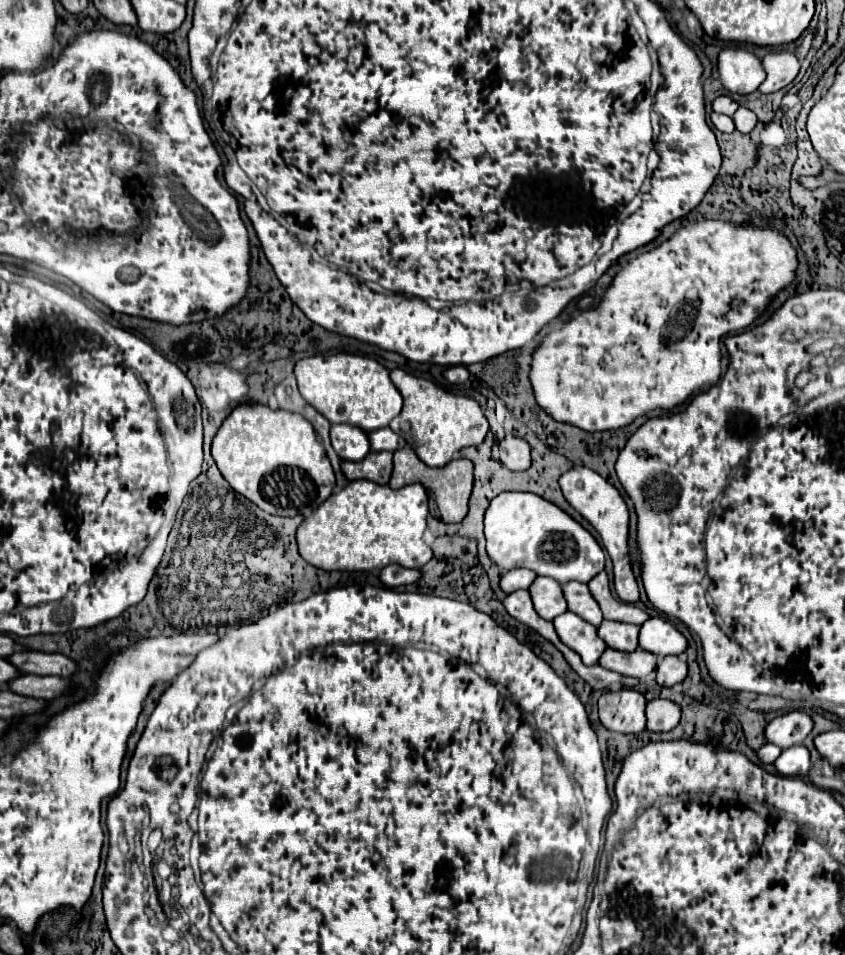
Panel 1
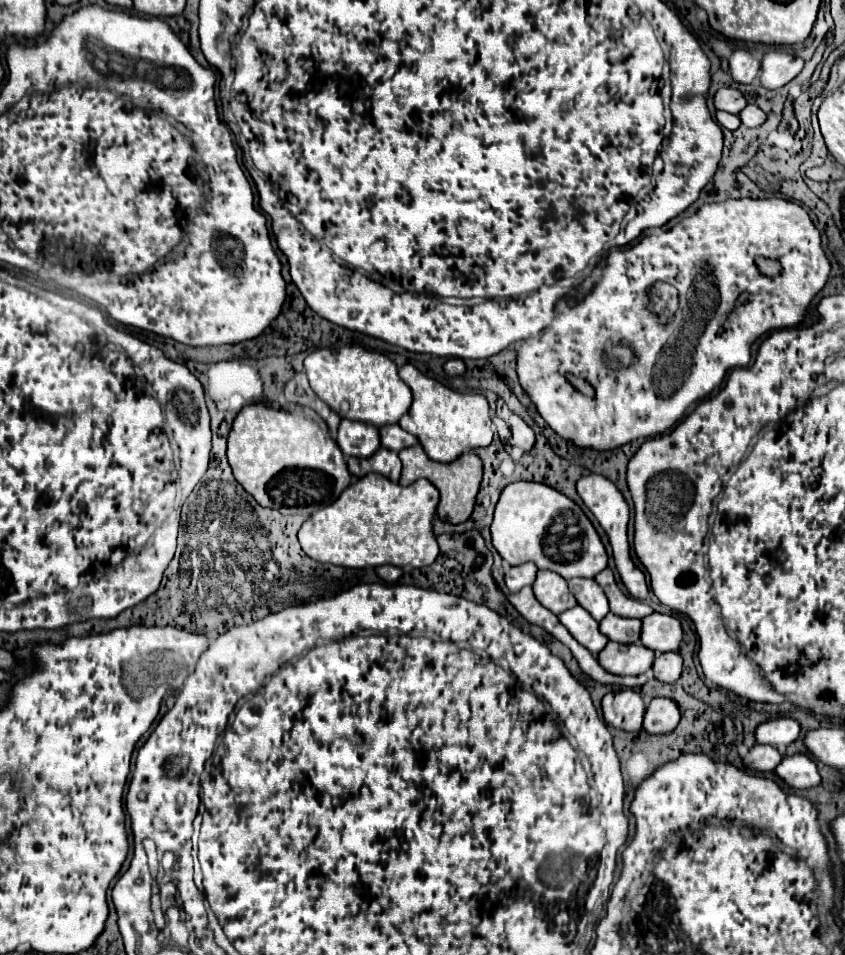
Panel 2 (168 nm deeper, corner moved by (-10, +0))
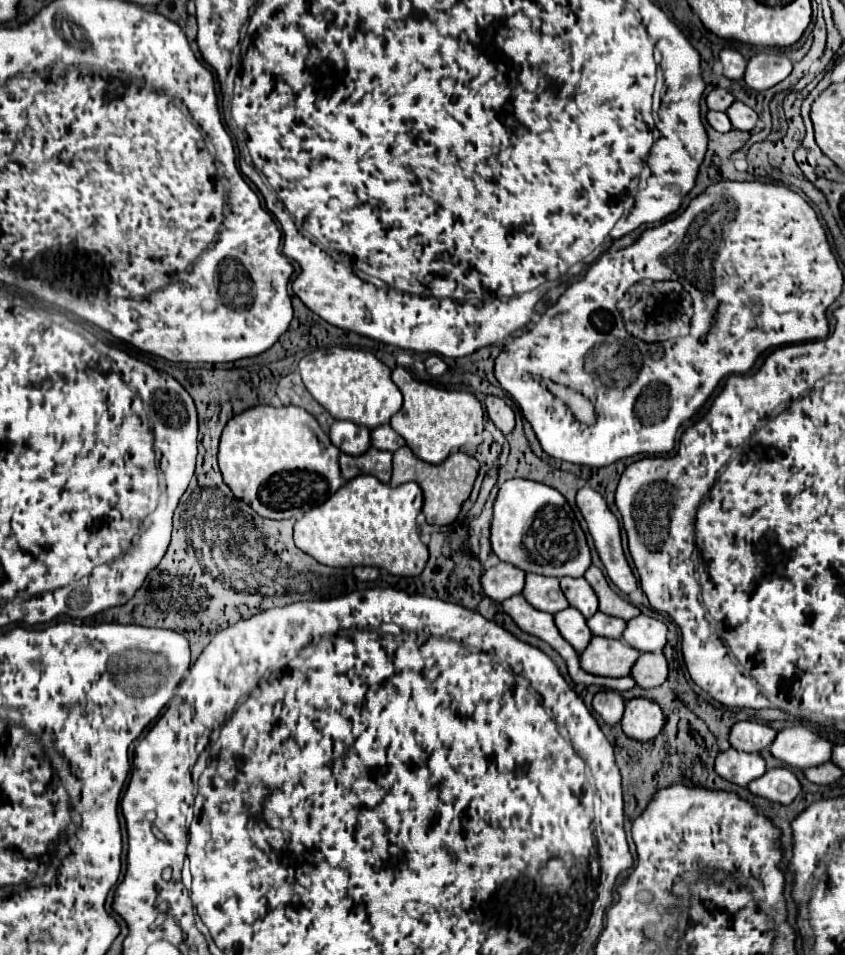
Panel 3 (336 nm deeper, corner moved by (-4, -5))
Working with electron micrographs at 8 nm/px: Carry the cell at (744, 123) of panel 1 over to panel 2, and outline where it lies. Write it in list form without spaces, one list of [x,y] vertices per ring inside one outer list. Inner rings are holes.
[[[748,104],[738,116],[740,116],[742,124],[748,126],[748,128],[758,128],[758,126],[762,126],[766,122],[766,114],[754,104]]]

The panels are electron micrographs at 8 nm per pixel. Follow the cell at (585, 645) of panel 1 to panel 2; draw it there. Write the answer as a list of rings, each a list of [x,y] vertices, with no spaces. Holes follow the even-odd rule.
[[[574,606],[562,612],[558,618],[568,628],[568,632],[574,636],[574,640],[578,640],[584,648],[588,648],[592,656],[598,656],[608,644],[608,638],[598,630],[598,622],[584,608]]]

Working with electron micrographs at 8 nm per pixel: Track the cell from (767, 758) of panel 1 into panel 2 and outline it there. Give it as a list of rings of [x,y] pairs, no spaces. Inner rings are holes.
[[[760,746],[750,750],[750,754],[744,758],[744,762],[754,770],[774,770],[782,762],[782,754],[772,746]]]

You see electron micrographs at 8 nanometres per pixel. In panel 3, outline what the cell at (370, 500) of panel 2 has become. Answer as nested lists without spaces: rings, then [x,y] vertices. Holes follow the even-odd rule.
[[[358,475],[346,481],[332,497],[328,497],[326,503],[308,509],[304,517],[296,521],[294,541],[298,549],[302,549],[318,563],[328,567],[372,565],[372,567],[384,567],[392,575],[400,575],[400,577],[420,575],[428,561],[428,549],[420,541],[418,525],[416,525],[416,517],[420,509],[422,509],[422,491],[416,483],[402,483],[398,487],[390,487],[378,481],[376,477]]]

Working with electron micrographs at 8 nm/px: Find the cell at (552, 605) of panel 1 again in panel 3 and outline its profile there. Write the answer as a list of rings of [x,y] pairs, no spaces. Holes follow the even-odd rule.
[[[536,573],[526,575],[526,587],[522,589],[524,599],[536,607],[538,611],[558,613],[568,607],[568,601],[560,589],[560,581],[556,577],[544,577]]]

